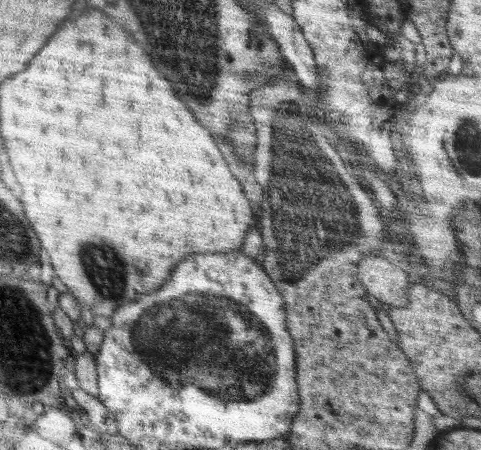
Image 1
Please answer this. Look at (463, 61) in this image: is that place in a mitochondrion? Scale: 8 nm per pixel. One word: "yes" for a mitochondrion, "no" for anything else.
no

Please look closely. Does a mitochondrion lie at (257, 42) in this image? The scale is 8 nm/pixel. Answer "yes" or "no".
no

